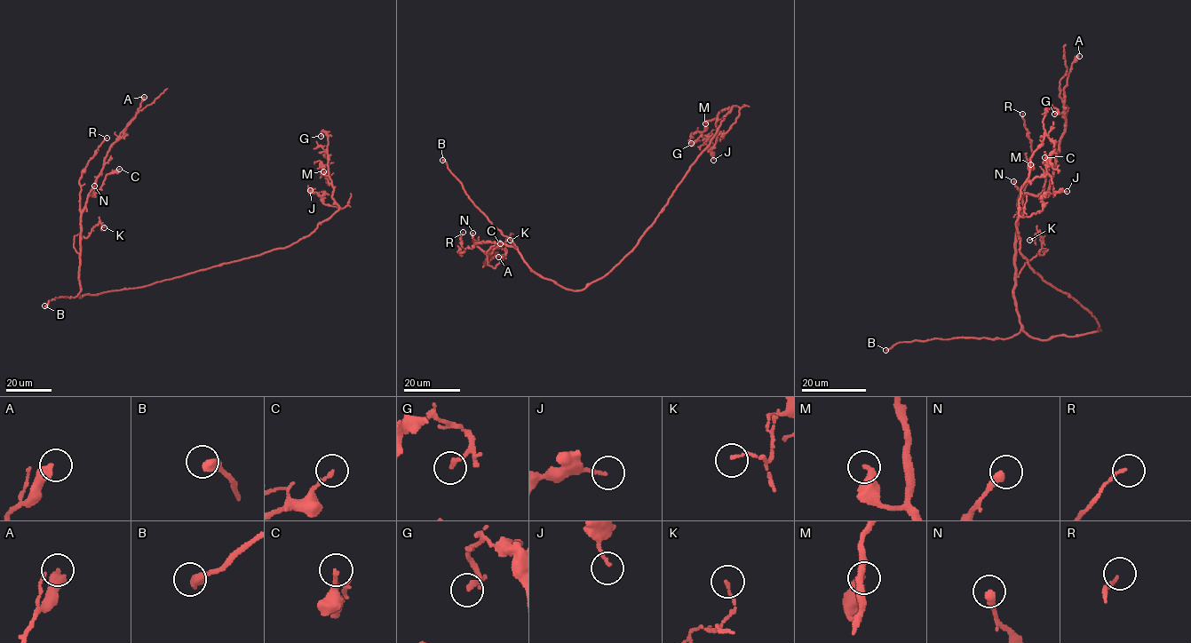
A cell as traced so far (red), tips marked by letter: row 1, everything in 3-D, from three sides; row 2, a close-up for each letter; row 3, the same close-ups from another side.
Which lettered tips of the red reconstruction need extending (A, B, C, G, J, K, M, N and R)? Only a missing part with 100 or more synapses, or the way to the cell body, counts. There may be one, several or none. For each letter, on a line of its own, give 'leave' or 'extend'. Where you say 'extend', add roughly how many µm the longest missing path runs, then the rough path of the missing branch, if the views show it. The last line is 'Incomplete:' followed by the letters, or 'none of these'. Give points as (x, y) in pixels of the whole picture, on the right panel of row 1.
A: leave
B: extend; about 25 µm are missing
C: leave
G: leave
J: leave
K: leave
M: leave
N: leave
R: leave
Incomplete: B

